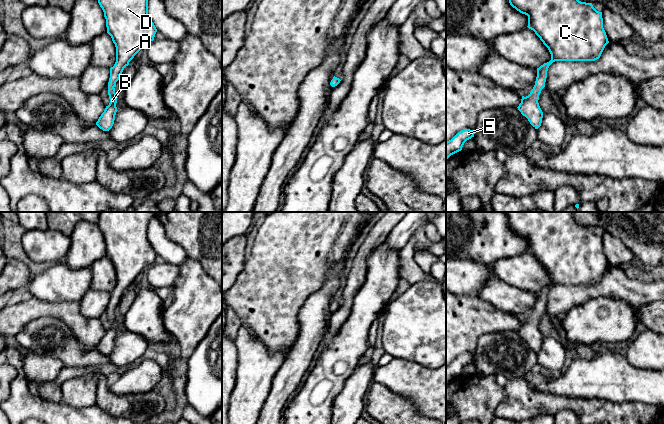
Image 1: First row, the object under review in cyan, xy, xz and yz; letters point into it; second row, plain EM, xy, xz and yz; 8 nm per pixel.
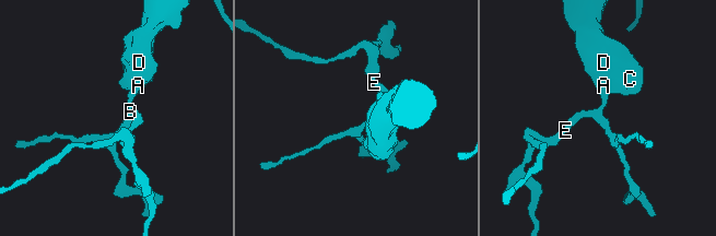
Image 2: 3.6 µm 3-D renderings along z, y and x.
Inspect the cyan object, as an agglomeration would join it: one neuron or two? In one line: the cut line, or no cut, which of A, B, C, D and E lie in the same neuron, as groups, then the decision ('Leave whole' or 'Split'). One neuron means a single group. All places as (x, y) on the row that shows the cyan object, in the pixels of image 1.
No split. Groups: A B C D E. Leave whole

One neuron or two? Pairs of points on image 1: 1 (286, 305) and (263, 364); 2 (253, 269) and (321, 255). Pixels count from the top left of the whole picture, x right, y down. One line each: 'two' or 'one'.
1: two
2: one

